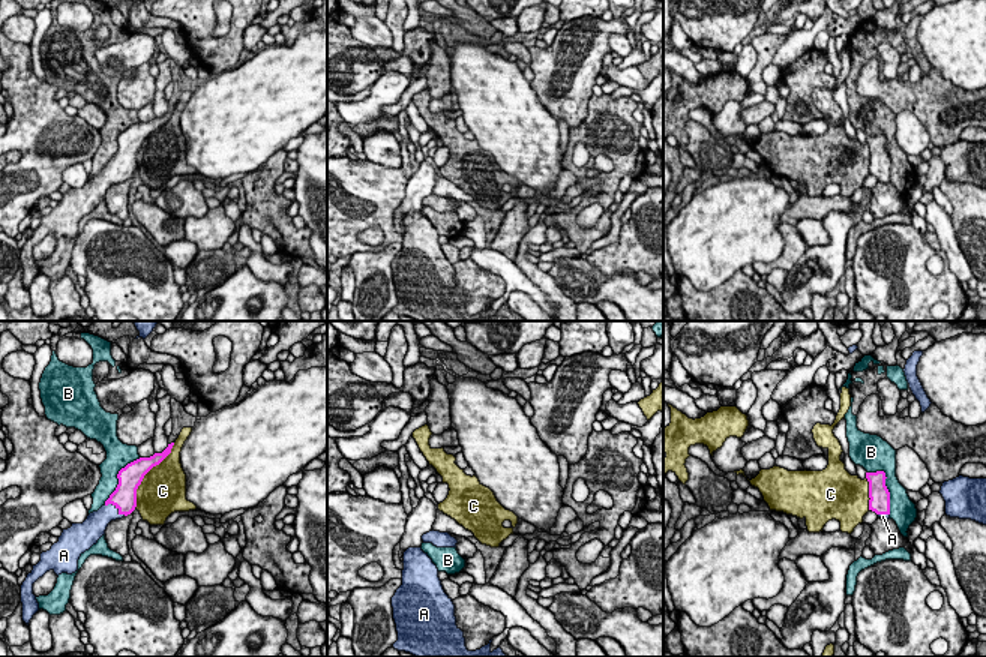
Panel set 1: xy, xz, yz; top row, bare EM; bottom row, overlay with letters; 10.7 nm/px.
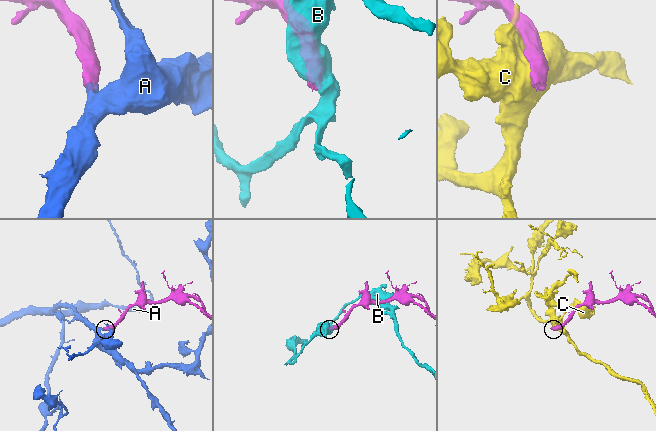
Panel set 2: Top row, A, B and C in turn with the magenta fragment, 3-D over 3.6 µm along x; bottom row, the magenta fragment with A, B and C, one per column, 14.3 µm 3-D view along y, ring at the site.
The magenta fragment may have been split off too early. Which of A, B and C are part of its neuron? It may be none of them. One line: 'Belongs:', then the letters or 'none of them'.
Belongs: A

